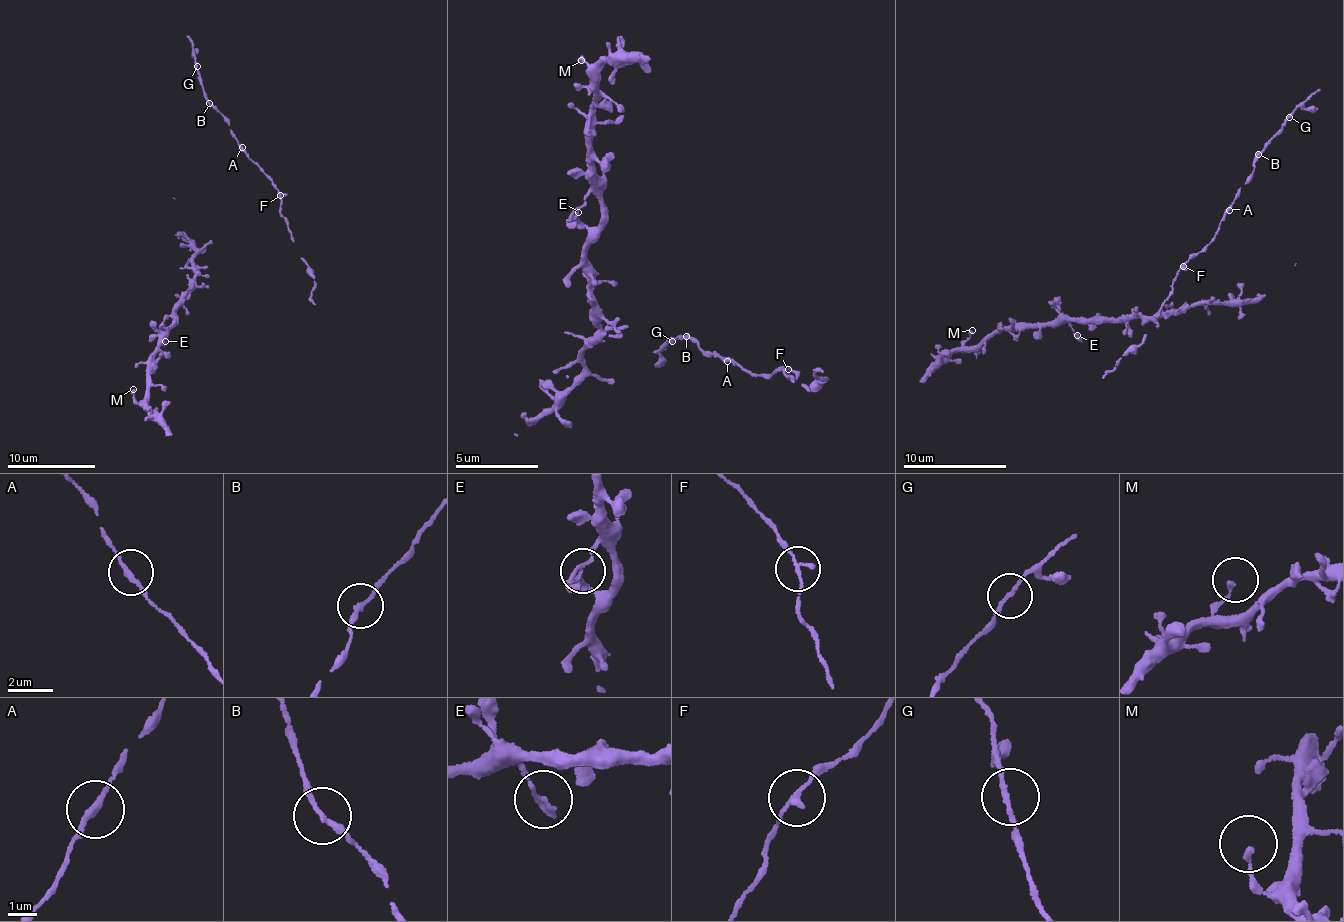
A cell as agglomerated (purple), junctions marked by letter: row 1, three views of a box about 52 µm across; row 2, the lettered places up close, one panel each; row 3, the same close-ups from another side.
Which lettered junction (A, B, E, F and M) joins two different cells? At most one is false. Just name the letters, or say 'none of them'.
none of them

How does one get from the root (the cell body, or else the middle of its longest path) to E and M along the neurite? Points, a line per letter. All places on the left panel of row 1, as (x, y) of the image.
E: (211, 243), (191, 262), (195, 276), (172, 312), (174, 321), (164, 334), (165, 341)
M: (211, 243), (191, 262), (195, 276), (148, 362), (146, 393), (139, 404), (133, 389)

